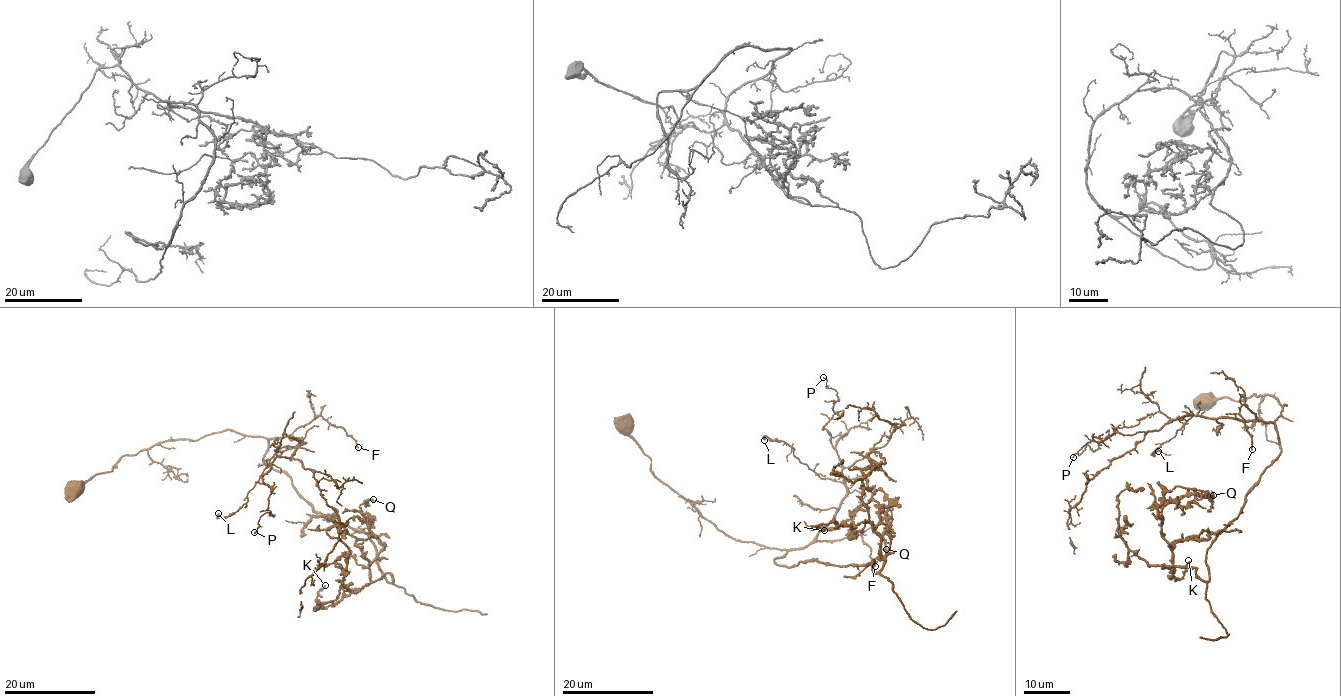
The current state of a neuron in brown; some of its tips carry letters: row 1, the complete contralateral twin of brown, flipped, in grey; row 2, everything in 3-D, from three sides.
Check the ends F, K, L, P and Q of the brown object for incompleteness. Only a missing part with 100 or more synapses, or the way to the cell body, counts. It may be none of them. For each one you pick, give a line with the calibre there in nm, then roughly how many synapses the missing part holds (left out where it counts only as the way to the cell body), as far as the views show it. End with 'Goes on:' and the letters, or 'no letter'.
Goes on: no letter

